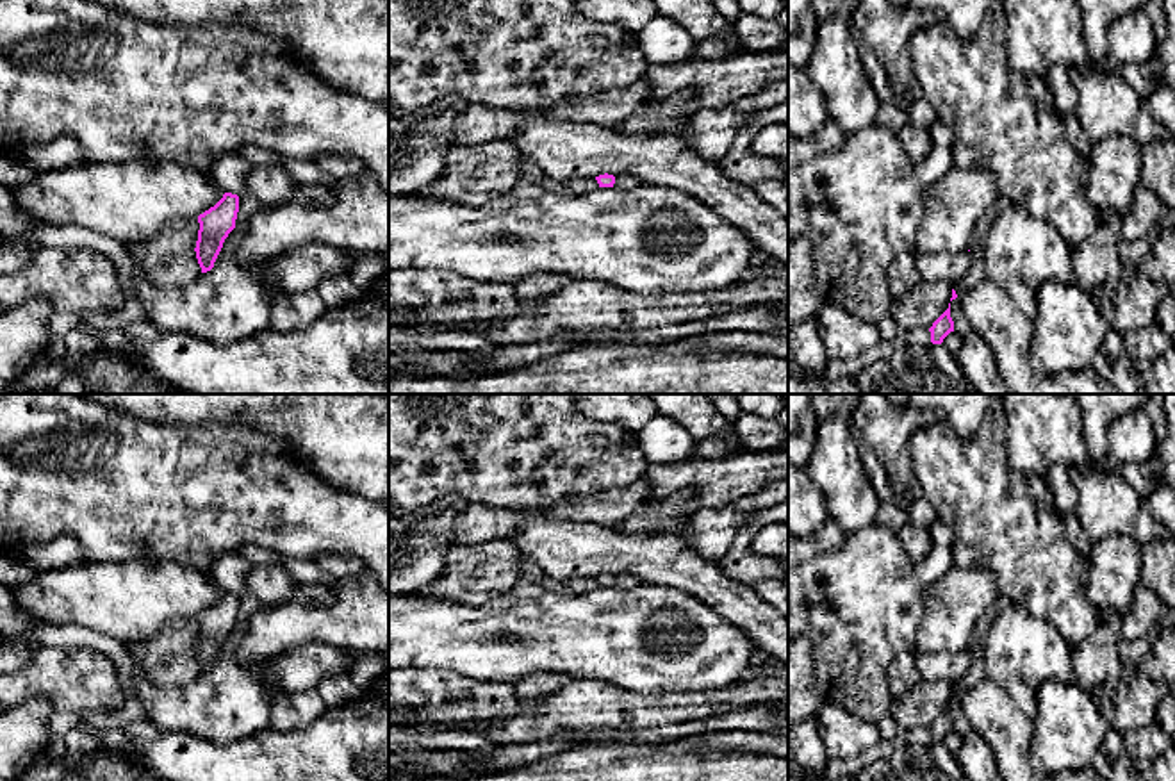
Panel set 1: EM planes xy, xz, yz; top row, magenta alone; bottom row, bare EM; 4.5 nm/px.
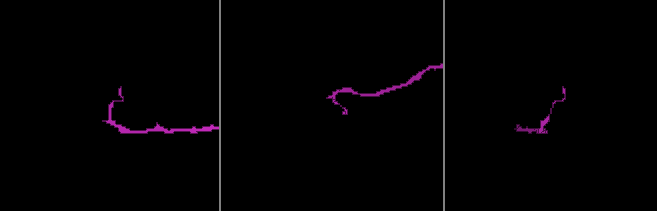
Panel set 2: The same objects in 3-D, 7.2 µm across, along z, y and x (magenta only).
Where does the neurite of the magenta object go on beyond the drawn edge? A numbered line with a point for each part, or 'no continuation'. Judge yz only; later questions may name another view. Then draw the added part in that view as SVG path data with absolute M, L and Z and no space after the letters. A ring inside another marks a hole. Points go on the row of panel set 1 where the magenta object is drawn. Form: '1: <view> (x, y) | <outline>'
no continuation

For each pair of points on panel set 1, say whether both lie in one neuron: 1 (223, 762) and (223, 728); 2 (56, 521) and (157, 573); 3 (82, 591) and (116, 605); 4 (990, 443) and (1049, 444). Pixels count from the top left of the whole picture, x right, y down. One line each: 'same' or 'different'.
1: different
2: different
3: same
4: different

